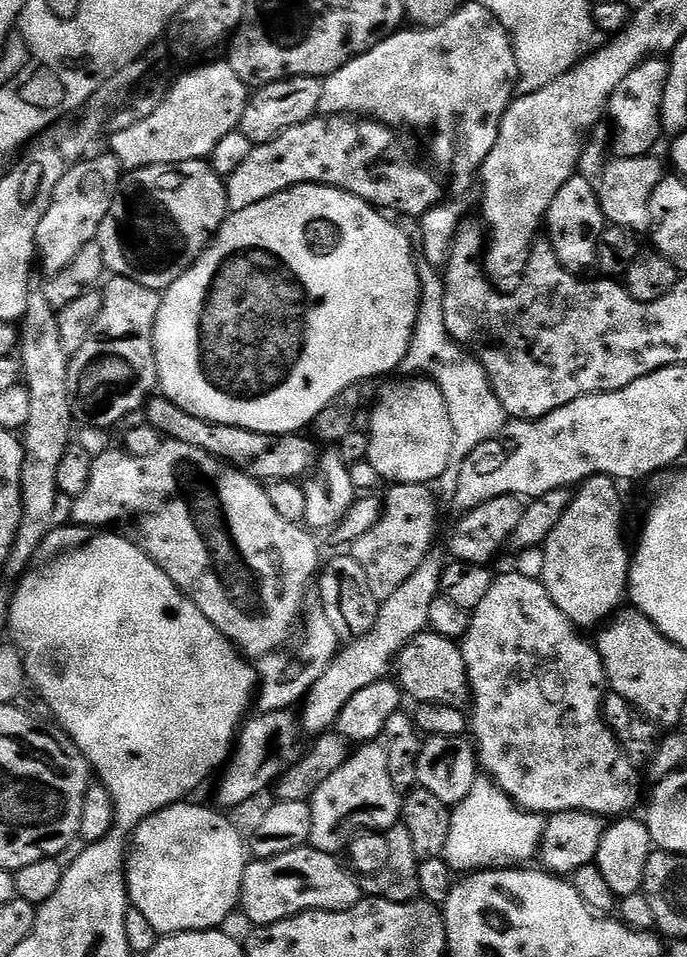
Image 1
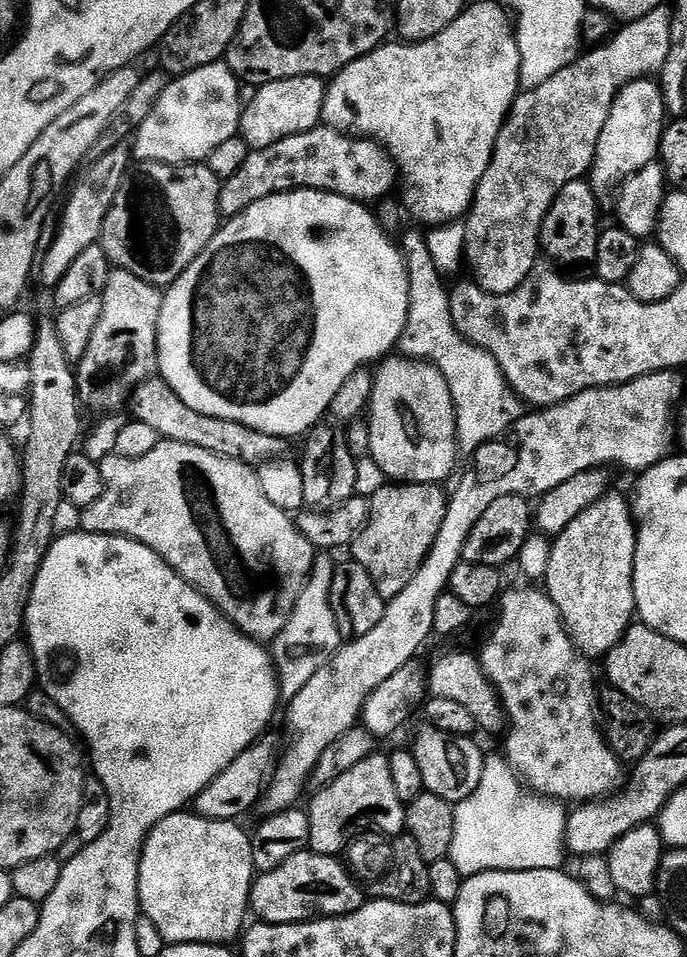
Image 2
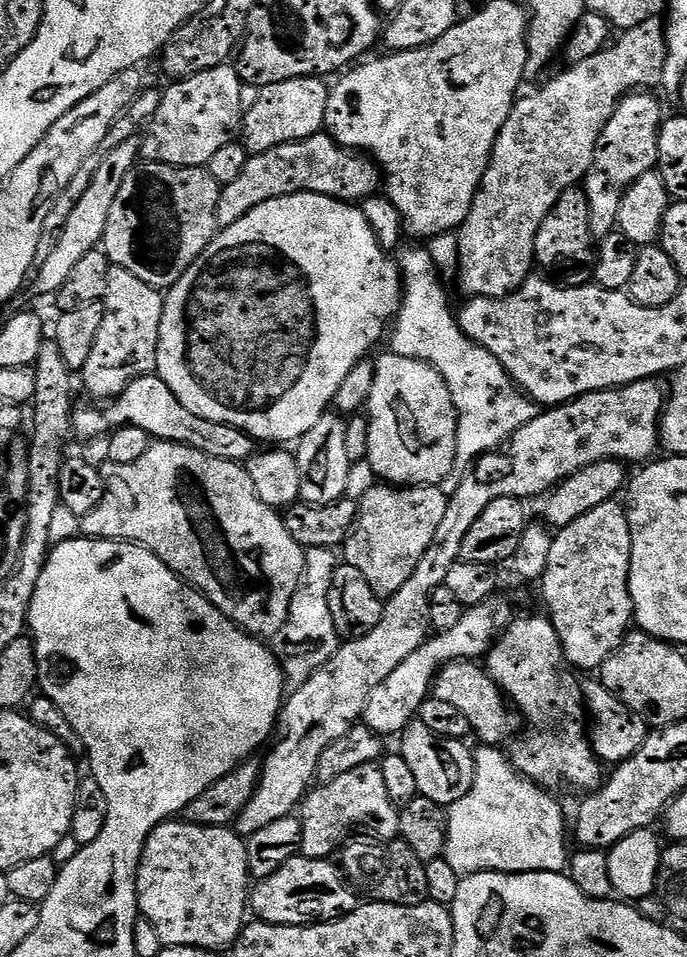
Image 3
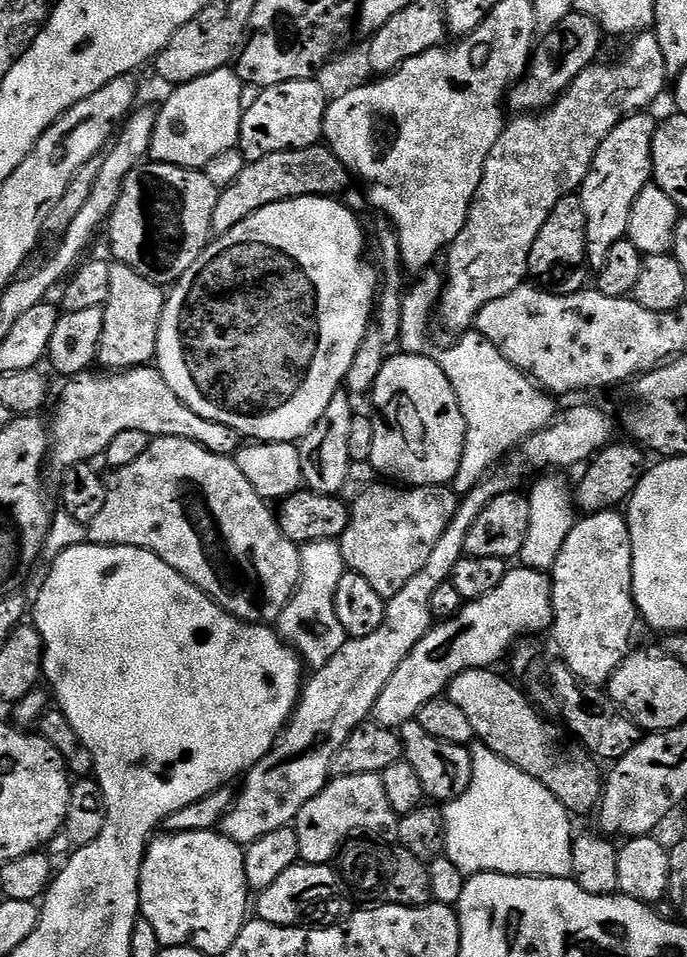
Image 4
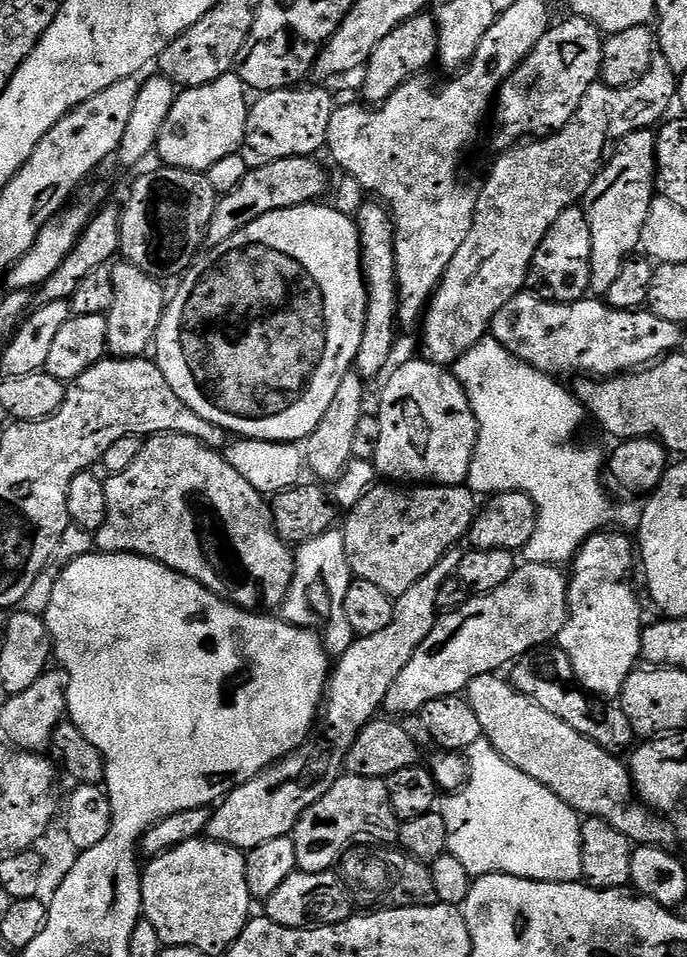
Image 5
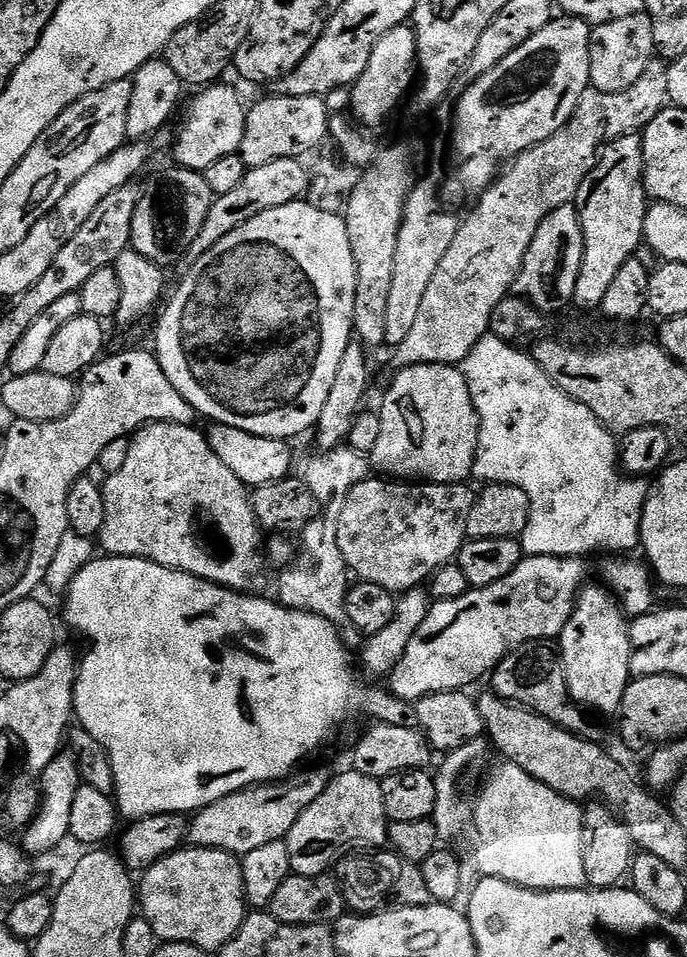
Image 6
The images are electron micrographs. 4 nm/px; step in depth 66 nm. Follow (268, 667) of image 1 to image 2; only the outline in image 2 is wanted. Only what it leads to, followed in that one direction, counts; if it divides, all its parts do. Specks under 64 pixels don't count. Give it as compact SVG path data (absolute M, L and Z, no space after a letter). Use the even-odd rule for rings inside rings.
M320 558L313 563L312 573L304 582L304 589L298 594L298 602L286 622L286 626L271 641L270 656L278 672L278 692L281 697L291 698L314 678L322 666L340 649L342 637L334 622L334 610L330 610L330 582L332 581L331 559Z

